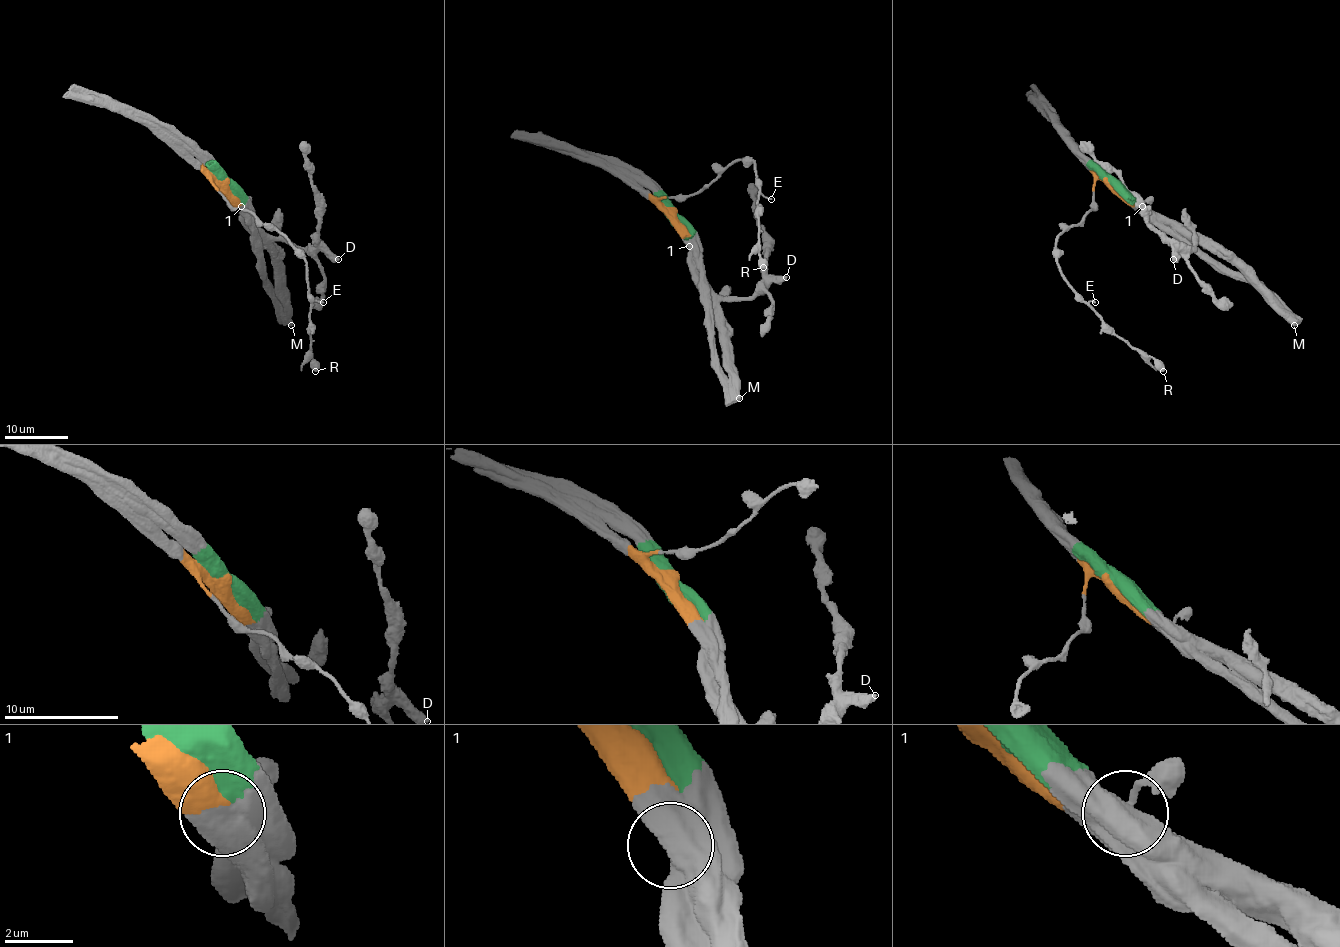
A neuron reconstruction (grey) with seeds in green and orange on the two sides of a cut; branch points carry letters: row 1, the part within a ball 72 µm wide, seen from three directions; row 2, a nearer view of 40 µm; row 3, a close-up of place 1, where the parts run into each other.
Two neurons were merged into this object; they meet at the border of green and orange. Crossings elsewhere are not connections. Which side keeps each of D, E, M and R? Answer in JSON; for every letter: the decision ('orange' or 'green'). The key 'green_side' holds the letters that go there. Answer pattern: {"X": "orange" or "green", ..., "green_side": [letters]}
{"D": "green", "E": "orange", "M": "green", "R": "orange", "green_side": ["D", "M"]}

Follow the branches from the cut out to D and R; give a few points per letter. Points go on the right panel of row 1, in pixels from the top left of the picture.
D: (1111, 183), (1124, 188), (1144, 209), (1173, 220), (1194, 239), (1194, 247), (1182, 247), (1173, 260)
R: (1111, 183), (1098, 178), (1090, 210), (1058, 236), (1057, 260), (1066, 284), (1095, 314), (1163, 371)

